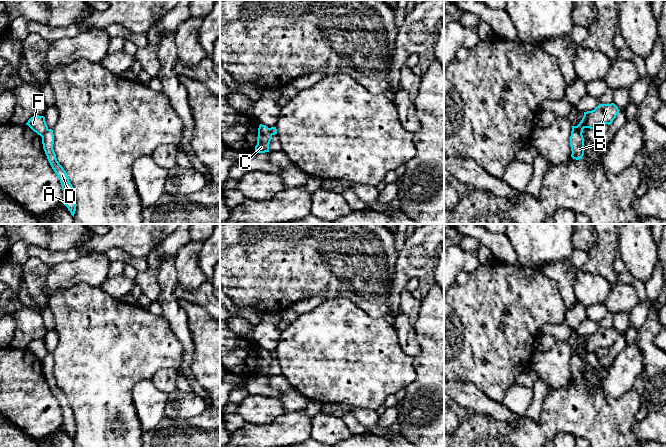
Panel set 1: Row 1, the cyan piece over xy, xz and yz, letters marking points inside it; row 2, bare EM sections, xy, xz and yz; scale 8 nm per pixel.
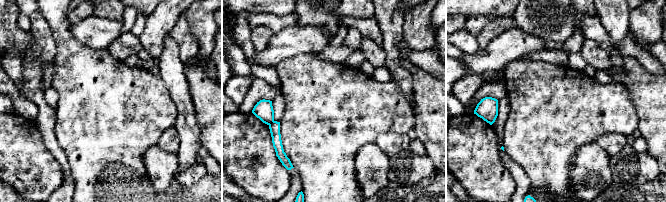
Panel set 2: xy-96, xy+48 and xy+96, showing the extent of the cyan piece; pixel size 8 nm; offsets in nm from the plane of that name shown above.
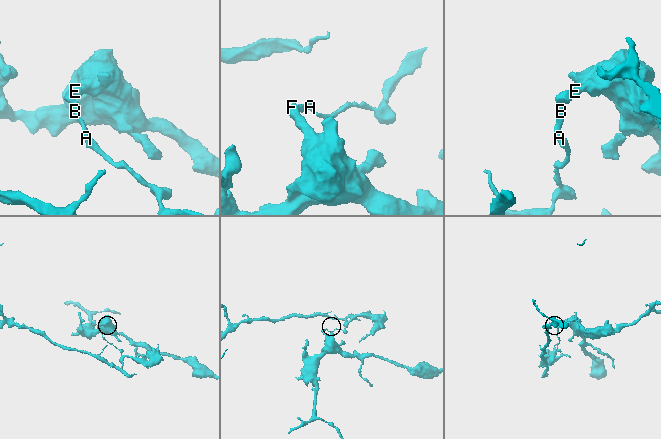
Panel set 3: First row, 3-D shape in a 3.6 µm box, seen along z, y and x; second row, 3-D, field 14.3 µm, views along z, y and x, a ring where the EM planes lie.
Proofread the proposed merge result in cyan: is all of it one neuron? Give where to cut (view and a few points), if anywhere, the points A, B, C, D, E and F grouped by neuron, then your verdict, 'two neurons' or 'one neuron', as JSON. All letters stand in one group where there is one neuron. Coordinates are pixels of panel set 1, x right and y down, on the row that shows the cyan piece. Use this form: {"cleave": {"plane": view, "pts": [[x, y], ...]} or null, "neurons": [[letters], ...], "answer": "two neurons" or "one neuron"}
{"cleave": {"plane": "yz", "pts": [[572, 129], [581, 134]]}, "neurons": [["A", "B", "D"], ["C", "E", "F"]], "answer": "two neurons"}

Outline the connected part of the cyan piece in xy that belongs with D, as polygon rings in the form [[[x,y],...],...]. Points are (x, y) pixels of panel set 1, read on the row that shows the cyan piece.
[[[48,129],[45,134],[42,136],[42,144],[47,159],[58,176],[62,190],[63,190],[63,201],[62,203],[68,208],[71,215],[74,217],[76,211],[76,201],[73,186],[69,181],[67,173],[64,168],[59,164],[56,158],[56,154],[53,149],[54,144],[54,134],[52,129]]]

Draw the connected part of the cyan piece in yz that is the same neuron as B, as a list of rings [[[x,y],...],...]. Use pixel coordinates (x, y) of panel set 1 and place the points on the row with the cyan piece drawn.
[[[572,130],[569,141],[571,146],[571,151],[572,151],[571,157],[576,160],[581,159],[584,155],[583,135],[576,130]]]

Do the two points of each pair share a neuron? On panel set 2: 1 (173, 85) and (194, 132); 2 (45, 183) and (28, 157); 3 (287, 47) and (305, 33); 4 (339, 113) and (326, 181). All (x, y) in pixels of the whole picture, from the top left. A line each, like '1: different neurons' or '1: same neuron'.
1: same neuron
2: same neuron
3: same neuron
4: same neuron

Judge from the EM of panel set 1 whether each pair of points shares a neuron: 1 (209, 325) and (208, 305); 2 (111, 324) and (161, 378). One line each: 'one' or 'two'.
1: two
2: two

